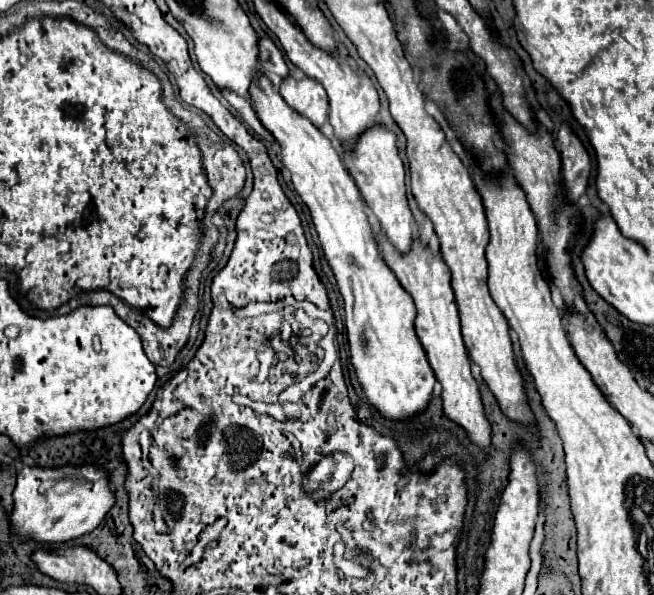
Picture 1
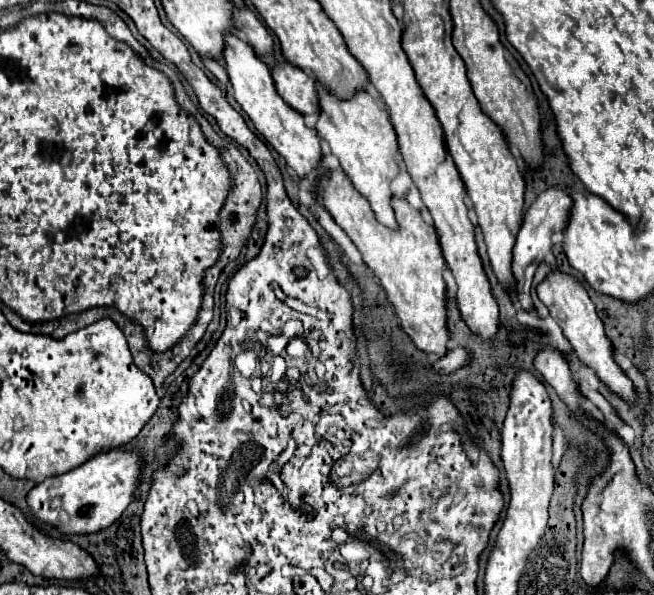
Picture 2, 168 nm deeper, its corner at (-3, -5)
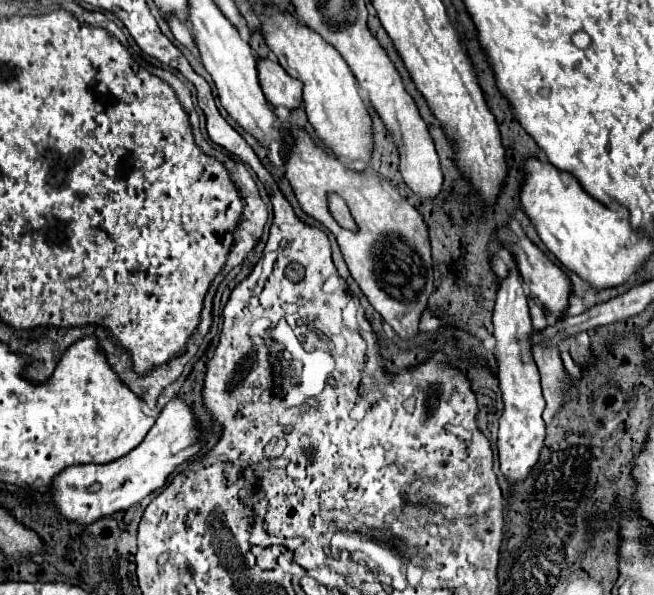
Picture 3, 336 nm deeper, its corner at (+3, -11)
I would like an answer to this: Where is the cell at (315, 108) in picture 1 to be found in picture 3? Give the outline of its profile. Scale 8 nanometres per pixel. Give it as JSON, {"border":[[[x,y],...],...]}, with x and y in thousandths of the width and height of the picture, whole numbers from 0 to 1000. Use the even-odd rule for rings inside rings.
{"border":[[[396,99],[393,119],[396,119],[399,150],[414,176],[439,180],[445,187],[460,180],[463,146],[427,106],[417,106],[411,99]]]}

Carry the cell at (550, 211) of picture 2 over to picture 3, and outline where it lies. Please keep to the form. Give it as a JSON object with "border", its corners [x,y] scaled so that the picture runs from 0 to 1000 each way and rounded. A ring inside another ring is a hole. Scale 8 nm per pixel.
{"border":[[[784,442],[778,449],[778,462],[766,469],[757,523],[754,523],[754,546],[757,546],[757,603],[763,613],[760,634],[769,667],[769,697],[763,704],[763,734],[760,734],[760,755],[763,755],[763,782],[766,795],[778,808],[803,808],[809,802],[809,792],[821,778],[821,768],[827,765],[827,751],[833,745],[833,708],[827,704],[833,687],[833,671],[827,661],[824,644],[824,624],[818,617],[818,607],[812,600],[812,576],[809,563],[815,556],[812,536],[809,536],[809,516],[806,499],[800,492],[797,459],[791,445]]]}

